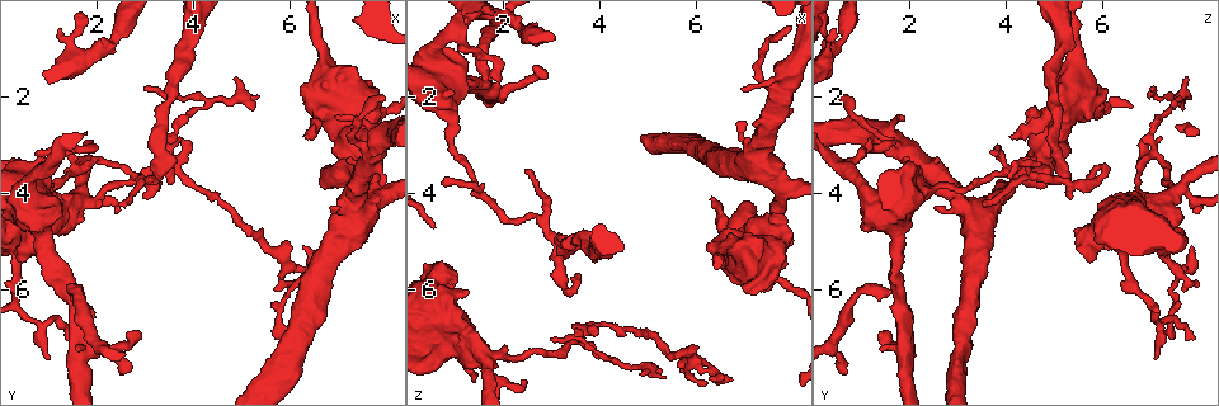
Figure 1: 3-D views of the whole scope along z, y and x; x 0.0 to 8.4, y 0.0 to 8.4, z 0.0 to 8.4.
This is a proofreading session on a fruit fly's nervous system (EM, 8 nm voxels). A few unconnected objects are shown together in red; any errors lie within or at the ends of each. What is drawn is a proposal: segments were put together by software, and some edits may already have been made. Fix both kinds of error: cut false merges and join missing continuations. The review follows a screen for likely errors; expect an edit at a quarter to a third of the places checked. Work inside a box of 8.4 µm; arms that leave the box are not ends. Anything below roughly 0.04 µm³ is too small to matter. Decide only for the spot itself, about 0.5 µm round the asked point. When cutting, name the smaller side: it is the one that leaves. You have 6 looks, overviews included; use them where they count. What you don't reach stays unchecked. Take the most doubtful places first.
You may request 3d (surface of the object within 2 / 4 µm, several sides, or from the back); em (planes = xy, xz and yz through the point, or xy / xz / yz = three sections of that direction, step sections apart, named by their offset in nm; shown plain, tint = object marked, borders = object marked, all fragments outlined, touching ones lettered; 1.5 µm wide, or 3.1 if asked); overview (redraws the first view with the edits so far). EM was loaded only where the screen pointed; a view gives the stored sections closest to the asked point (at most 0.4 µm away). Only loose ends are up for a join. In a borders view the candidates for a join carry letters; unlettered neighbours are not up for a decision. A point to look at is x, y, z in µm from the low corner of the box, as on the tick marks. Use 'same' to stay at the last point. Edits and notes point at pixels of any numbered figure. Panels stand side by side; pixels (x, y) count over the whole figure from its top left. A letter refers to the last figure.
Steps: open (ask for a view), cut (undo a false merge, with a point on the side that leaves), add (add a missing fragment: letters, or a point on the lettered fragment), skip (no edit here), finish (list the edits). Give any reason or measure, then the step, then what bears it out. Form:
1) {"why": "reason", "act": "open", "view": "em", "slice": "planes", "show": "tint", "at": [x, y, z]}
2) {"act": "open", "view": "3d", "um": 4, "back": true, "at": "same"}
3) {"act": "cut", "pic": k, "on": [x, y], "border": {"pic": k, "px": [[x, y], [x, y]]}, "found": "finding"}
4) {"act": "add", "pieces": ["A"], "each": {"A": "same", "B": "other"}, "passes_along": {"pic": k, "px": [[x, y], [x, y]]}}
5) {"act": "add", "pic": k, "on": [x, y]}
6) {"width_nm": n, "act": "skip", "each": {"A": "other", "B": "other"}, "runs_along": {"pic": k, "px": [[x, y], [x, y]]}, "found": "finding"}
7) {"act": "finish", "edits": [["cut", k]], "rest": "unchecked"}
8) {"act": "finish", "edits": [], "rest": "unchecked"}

{"act": "open", "view": "em", "slice": "xy", "step": 8, "show": "tint", "at": [3.00, 4.10, 5.35]}

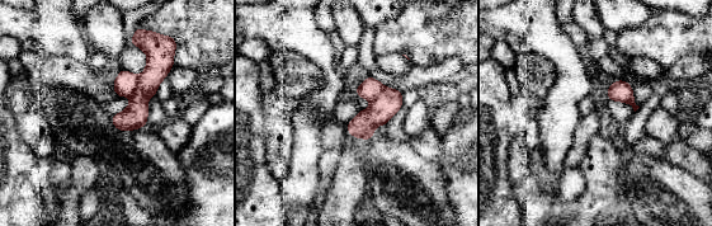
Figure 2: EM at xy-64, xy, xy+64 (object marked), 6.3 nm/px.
{"why": "cut it another way", "act": "open", "view": "em", "slice": "planes", "show": "borders", "at": "same"}

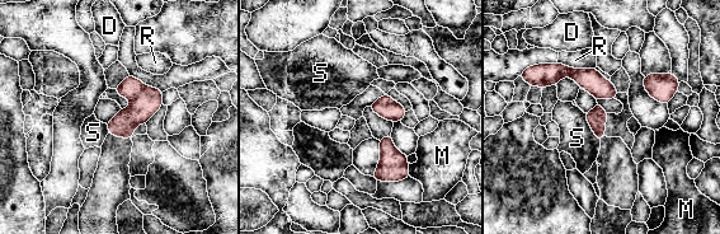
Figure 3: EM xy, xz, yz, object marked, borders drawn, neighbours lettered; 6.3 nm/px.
{"width_nm": 120, "act": "cut", "pic": 3, "on": [146, 103], "each": {"D": "other", "M": "other", "R": "other", "S": "other"}, "border": {"pic": 3, "px": [[145, 85], [131, 101]]}, "found": "a second neuron is stuck on"}

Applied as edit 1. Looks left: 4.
{"why": "redraw", "act": "open", "view": "overview"}

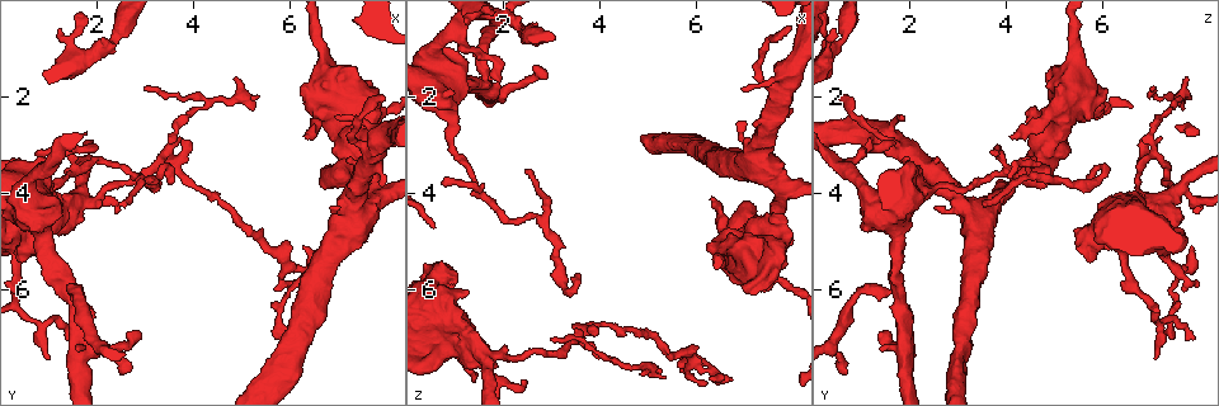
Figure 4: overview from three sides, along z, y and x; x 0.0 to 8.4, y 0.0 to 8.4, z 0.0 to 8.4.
{"why": "an open end", "act": "open", "view": "3d", "um": 4, "back": true, "at": [6.25, 5.90, 7.90]}

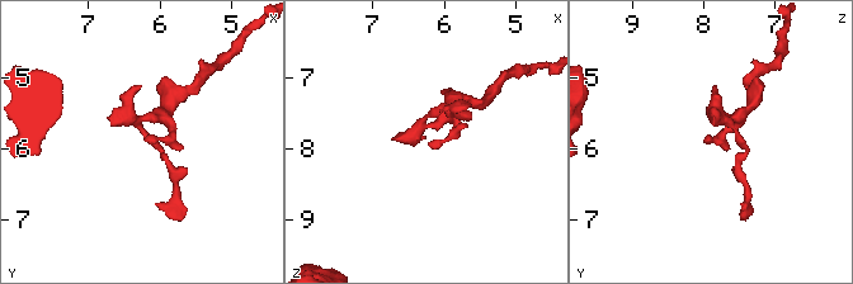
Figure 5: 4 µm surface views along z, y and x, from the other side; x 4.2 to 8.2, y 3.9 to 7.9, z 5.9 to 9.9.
{"why": "need the tissue", "act": "open", "view": "em", "slice": "xz", "step": 8, "show": "tint", "at": [6.20, 5.90, 7.95]}

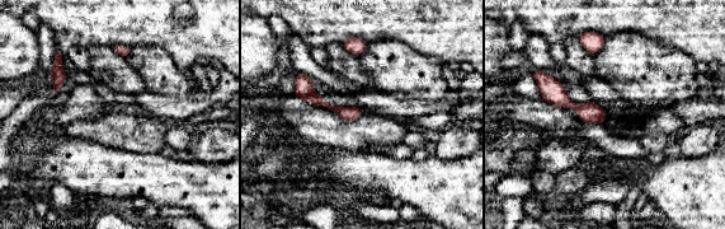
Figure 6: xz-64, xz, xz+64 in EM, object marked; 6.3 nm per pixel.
{"act": "open", "view": "em", "slice": "planes", "show": "borders", "at": "same"}

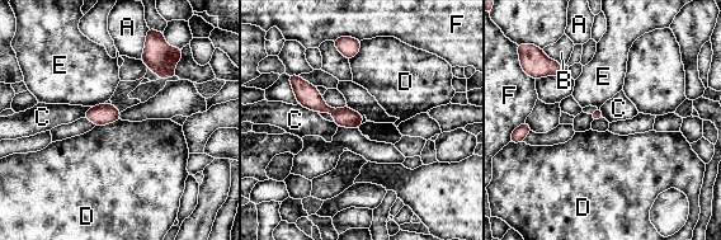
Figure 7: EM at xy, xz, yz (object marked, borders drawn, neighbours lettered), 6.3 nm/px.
{"act": "skip", "each": {"A": "other", "B": "other", "C": "other", "D": "other", "E": "other", "F": "other"}, "border": {"pic": 7, "px": [[119, 118], [95, 126]]}, "found": "no lettered fragment goes on from it"}

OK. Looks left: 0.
{"act": "finish", "edits": [["cut", 3]], "rest": "unchecked"}

